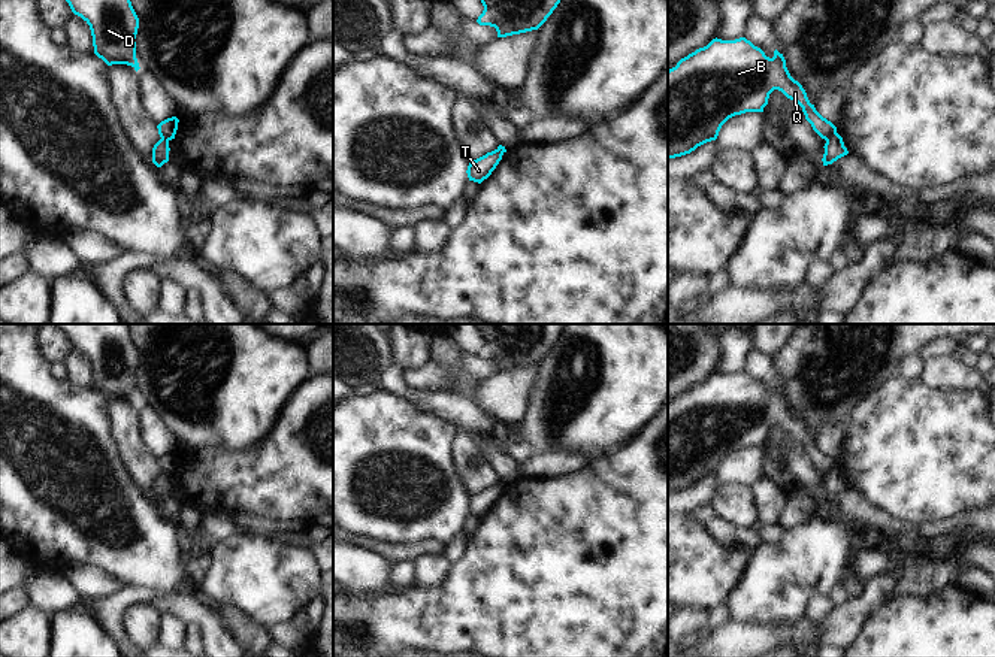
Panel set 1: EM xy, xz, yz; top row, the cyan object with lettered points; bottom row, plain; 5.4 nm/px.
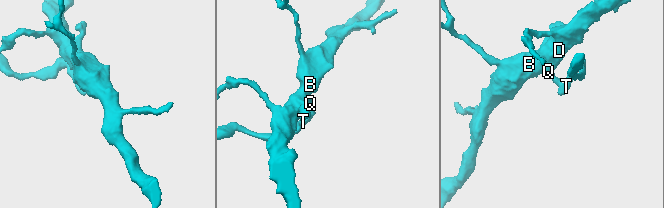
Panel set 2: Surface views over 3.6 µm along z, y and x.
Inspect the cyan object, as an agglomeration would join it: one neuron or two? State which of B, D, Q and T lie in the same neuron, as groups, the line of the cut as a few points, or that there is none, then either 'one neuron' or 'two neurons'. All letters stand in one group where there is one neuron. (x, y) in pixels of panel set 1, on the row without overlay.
B D Q / T | yz (835, 466), (826, 475) | two neurons

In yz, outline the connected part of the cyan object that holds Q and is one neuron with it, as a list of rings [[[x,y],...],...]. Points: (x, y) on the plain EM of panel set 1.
[[[716,372],[681,393],[668,405],[668,493],[690,488],[698,481],[716,475],[722,460],[735,449],[763,446],[774,424],[802,442],[805,454],[822,473],[828,475],[837,467],[837,461],[816,445],[802,420],[790,411],[786,394],[777,384],[769,393],[746,372]]]

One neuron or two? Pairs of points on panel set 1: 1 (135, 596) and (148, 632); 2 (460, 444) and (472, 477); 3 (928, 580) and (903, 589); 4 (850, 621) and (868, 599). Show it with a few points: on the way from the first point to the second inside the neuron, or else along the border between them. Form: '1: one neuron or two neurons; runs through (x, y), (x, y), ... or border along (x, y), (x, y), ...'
1: two neurons; border along (145, 602), (123, 615), (129, 639)
2: one neuron; runs through (463, 451), (465, 465), (469, 469)
3: one neuron; runs through (922, 580), (909, 586)
4: one neuron; runs through (855, 615), (865, 605)

